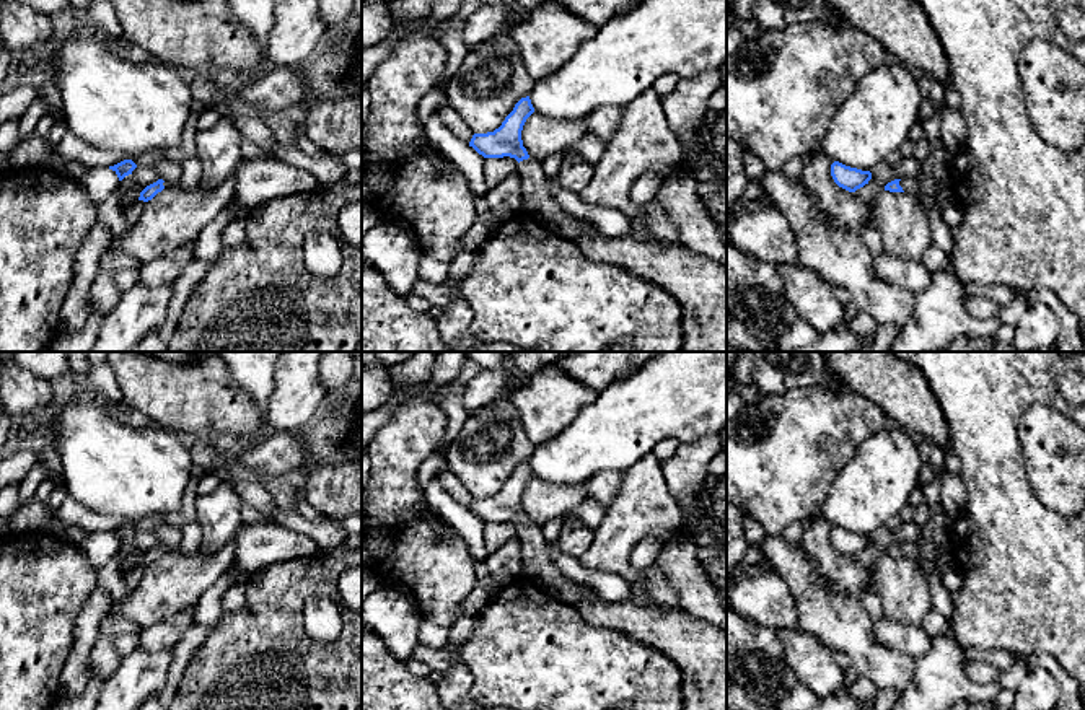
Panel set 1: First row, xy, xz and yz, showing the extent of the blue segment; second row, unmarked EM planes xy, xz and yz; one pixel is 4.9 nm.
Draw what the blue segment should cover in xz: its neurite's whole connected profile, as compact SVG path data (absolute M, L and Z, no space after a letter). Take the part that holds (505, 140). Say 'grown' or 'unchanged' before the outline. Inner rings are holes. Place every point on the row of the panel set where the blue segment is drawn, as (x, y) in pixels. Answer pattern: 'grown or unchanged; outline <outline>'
grown; outline M529 96L521 98L499 129L487 134L474 134L469 147L484 158L515 158L518 161L516 173L521 179L521 213L541 221L554 236L577 243L586 228L596 228L585 218L569 215L557 204L541 161L533 160L523 147L521 130L533 112L534 107Z

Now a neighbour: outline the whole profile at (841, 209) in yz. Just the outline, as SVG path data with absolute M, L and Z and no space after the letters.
M819 151L805 156L800 182L815 199L816 208L836 231L862 234L868 223L868 207L857 197L839 187L831 176L834 161Z

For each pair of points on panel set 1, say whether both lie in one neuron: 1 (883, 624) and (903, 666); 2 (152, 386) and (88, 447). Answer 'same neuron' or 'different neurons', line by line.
1: different neurons
2: different neurons

